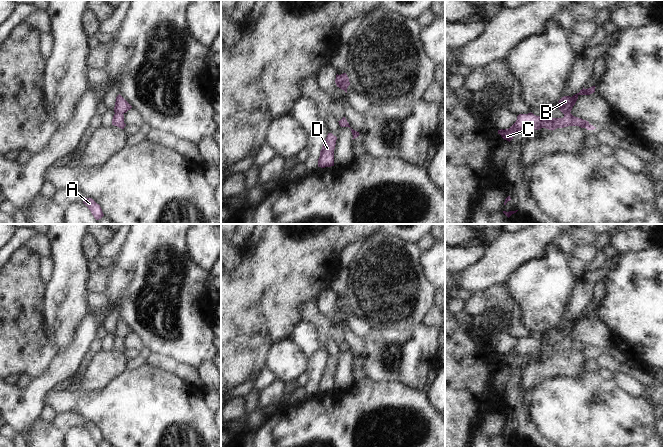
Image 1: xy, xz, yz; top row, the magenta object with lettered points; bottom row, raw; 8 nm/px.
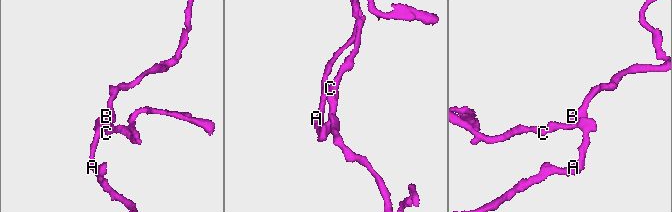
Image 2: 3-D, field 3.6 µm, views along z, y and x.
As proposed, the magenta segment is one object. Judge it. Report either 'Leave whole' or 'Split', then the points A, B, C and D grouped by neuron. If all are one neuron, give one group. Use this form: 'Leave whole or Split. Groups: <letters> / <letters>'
Leave whole. Groups: A B C D

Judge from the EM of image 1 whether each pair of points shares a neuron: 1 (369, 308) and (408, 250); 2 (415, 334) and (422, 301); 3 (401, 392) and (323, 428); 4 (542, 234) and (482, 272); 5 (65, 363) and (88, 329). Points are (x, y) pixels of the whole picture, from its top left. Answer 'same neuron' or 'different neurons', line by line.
1: same neuron
2: different neurons
3: same neuron
4: same neuron
5: same neuron

